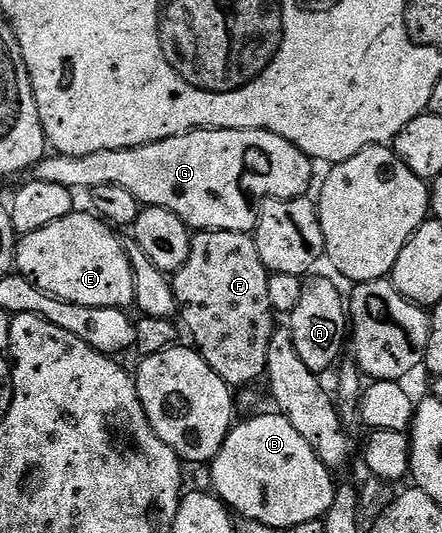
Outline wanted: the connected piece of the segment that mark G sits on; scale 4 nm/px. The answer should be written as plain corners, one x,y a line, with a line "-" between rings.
188,131
186,135
171,137
151,145
132,147
131,149
111,149
103,153
89,153
87,157
67,157
66,155
53,153
32,168
31,175
32,178
39,181
51,181
55,185
63,185
77,193
80,193
80,191
92,193
99,185
119,185
119,189
127,189
127,193
135,196
138,203
146,207
162,207
171,213
175,213
175,217
182,219
194,232
244,231
249,233
257,226
257,206
264,203
266,199
300,199
308,192
305,190
313,183
313,167
315,168
314,160
308,159
300,149
291,145
291,141
287,141
270,131

